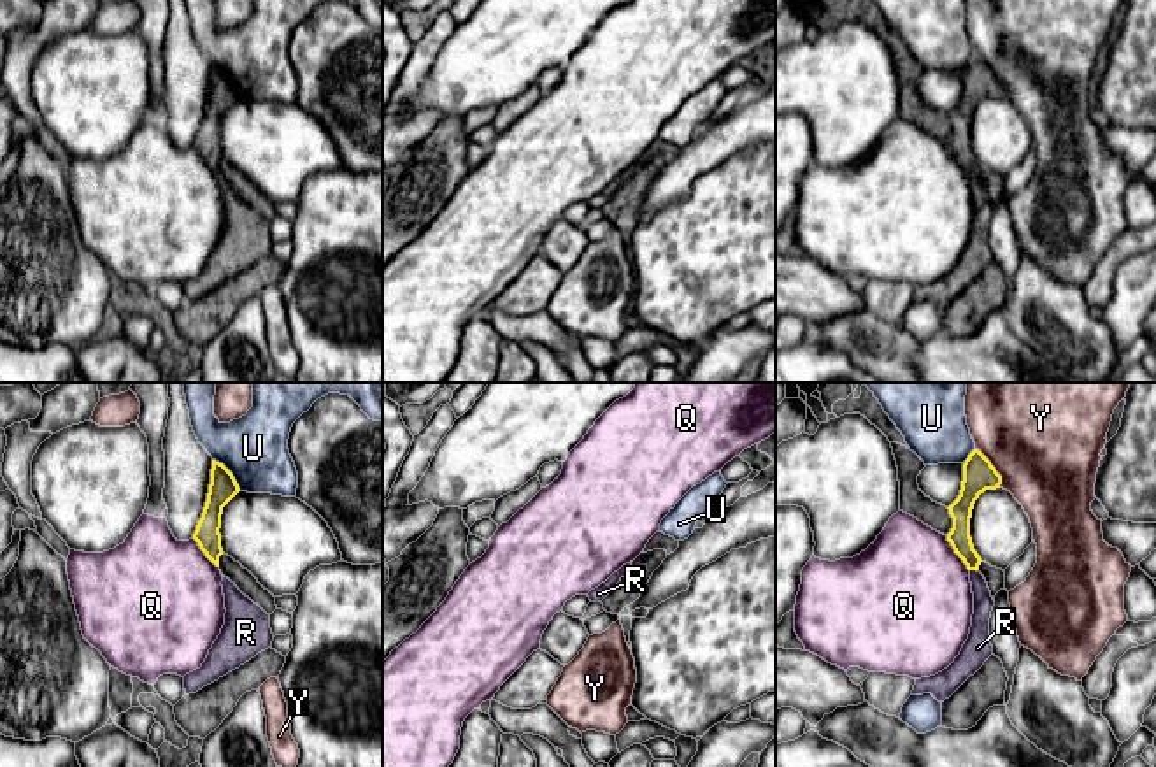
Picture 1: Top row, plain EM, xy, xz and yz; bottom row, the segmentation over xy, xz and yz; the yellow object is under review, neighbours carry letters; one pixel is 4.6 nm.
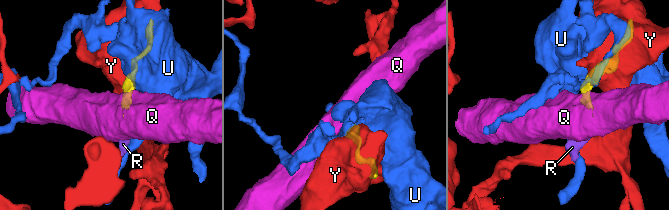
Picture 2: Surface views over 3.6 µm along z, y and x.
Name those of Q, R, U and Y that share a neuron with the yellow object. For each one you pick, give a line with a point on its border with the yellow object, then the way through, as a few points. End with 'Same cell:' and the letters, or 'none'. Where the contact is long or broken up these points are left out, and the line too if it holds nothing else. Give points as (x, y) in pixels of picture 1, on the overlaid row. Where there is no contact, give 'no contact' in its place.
R: meets yellow in yz at (974, 569); runs through yz (960, 539), (974, 569), (983, 602)
Same cell: R

